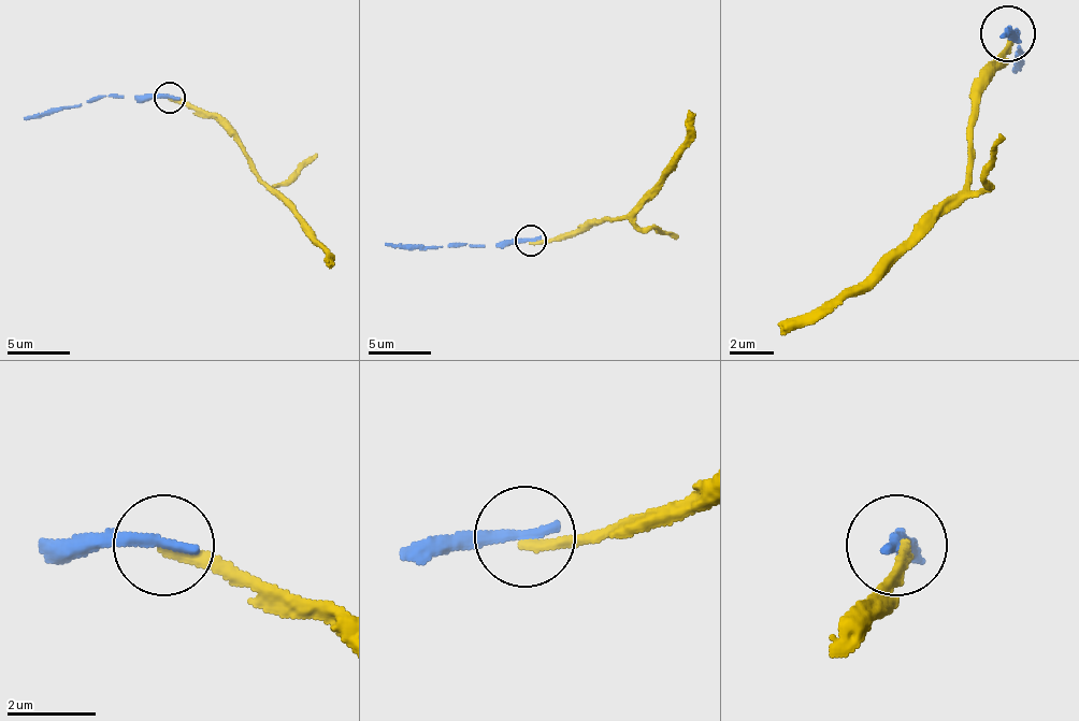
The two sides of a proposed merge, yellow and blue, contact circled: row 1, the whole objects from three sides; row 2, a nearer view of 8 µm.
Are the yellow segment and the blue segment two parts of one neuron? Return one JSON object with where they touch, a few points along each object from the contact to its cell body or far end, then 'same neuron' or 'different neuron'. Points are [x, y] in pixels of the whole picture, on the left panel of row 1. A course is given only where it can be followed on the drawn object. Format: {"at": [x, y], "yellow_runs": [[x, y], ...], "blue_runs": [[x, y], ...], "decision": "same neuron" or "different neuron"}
{"at": [170, 97], "yellow_runs": [[171, 97], [211, 115], [227, 131], [261, 181], [327, 249], [330, 269]], "blue_runs": [[171, 97], [92, 97], [76, 105], [24, 118]], "decision": "different neuron"}

